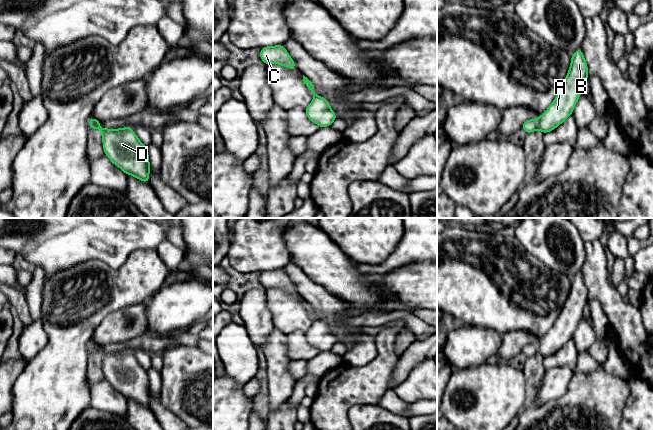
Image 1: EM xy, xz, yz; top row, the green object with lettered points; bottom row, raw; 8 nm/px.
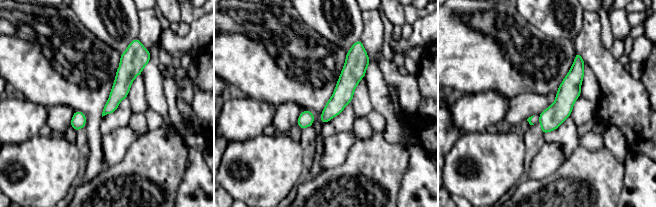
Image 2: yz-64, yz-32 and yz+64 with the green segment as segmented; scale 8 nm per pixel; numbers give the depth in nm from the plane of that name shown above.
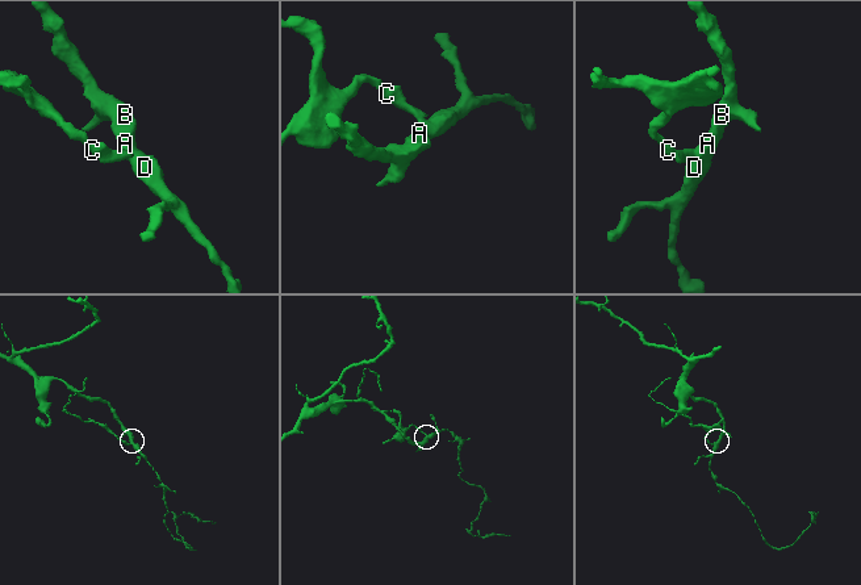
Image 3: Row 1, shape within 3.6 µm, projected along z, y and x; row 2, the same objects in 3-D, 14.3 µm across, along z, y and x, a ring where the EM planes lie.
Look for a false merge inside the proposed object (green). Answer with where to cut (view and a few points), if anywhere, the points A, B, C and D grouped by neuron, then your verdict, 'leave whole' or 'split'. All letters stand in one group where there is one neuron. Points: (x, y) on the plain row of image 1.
cut yz (537, 342), (538, 352); groups A B D / C; split

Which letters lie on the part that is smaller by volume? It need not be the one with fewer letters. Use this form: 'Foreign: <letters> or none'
Foreign: C

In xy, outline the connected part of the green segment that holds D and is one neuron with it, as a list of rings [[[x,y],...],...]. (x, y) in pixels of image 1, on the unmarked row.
[[[90,342],[90,353],[101,355],[103,374],[110,385],[125,398],[149,407],[150,386],[146,370],[132,351],[118,353],[101,352],[100,344]]]

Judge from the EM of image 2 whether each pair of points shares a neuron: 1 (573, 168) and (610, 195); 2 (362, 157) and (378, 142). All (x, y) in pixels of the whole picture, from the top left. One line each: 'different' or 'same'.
1: same
2: same

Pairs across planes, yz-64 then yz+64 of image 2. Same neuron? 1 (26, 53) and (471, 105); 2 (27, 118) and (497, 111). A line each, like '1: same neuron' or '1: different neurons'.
1: different neurons
2: same neuron

